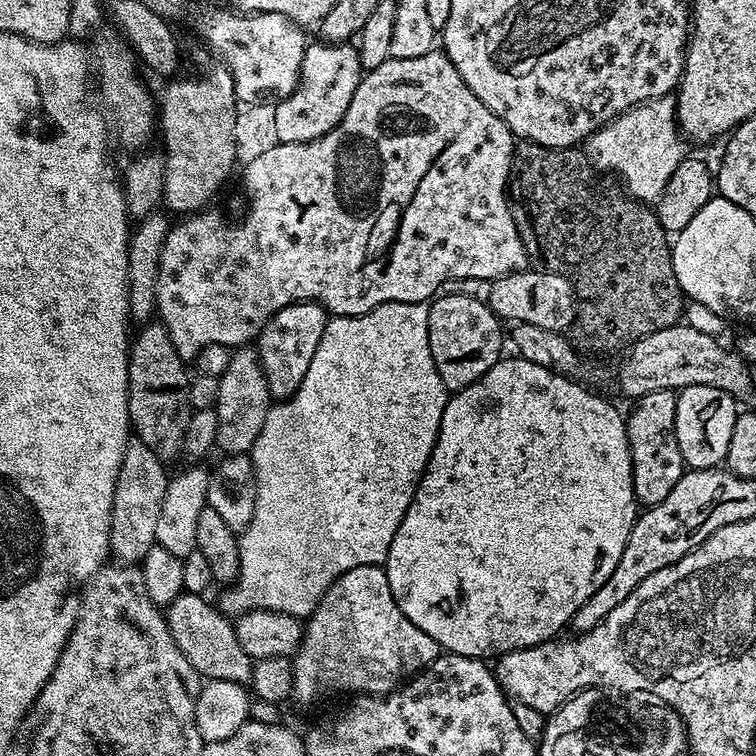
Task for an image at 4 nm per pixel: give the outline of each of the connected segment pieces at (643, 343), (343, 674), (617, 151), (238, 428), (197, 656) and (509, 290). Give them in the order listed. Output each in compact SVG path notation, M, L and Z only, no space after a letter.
M681 322L670 326L666 330L658 330L638 342L634 342L623 353L620 365L616 368L616 384L620 387L620 392L624 396L639 398L657 392L666 390L667 392L679 390L686 386L714 386L718 390L728 392L734 398L741 398L752 388L753 369L749 368L739 351L723 348L721 341L710 334L701 334L694 330L687 322Z
M378 564L354 566L354 570L346 570L346 574L339 576L338 579L328 587L326 594L318 602L318 606L314 611L312 611L312 615L307 617L306 623L304 624L304 637L300 643L300 649L297 650L294 657L292 696L295 697L295 699L300 699L304 704L310 703L311 700L322 699L327 692L352 692L348 694L383 696L396 691L401 684L415 676L417 672L424 671L424 669L427 668L428 665L433 664L441 654L442 649L440 644L434 642L434 638L430 638L430 634L426 634L426 630L418 630L418 626L414 626L414 622L410 622L410 618L406 618L406 614L402 614L398 602L394 602L394 594L390 594L390 582L388 581L388 575L384 573L383 567Z
M669 94L637 104L613 118L586 141L588 159L597 169L617 172L624 179L627 195L634 200L659 201L666 182L686 158L685 137L676 123L676 97Z
M240 346L232 352L226 370L219 377L218 398L214 409L217 414L217 449L221 453L243 456L251 453L258 434L262 434L262 422L270 407L266 378L262 370L260 353L255 347Z
M184 593L167 605L165 620L175 645L203 679L249 685L254 662L239 645L233 621L219 607L204 599L199 593Z
M539 270L532 272L512 272L509 276L500 276L491 281L492 288L486 295L486 303L501 321L515 322L516 324L529 324L530 326L542 326L542 330L563 333L564 328L573 327L578 316L578 301L576 293L572 290L572 284L560 275L559 272L551 270Z

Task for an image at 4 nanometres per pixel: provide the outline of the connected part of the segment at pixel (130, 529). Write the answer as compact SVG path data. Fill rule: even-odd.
M135 438L129 439L126 450L122 454L118 482L114 486L114 506L108 543L111 555L119 563L139 565L157 543L154 530L158 526L162 498L166 498L166 486L170 479L169 473L164 473L164 464L162 457L154 450L150 450L146 442Z

